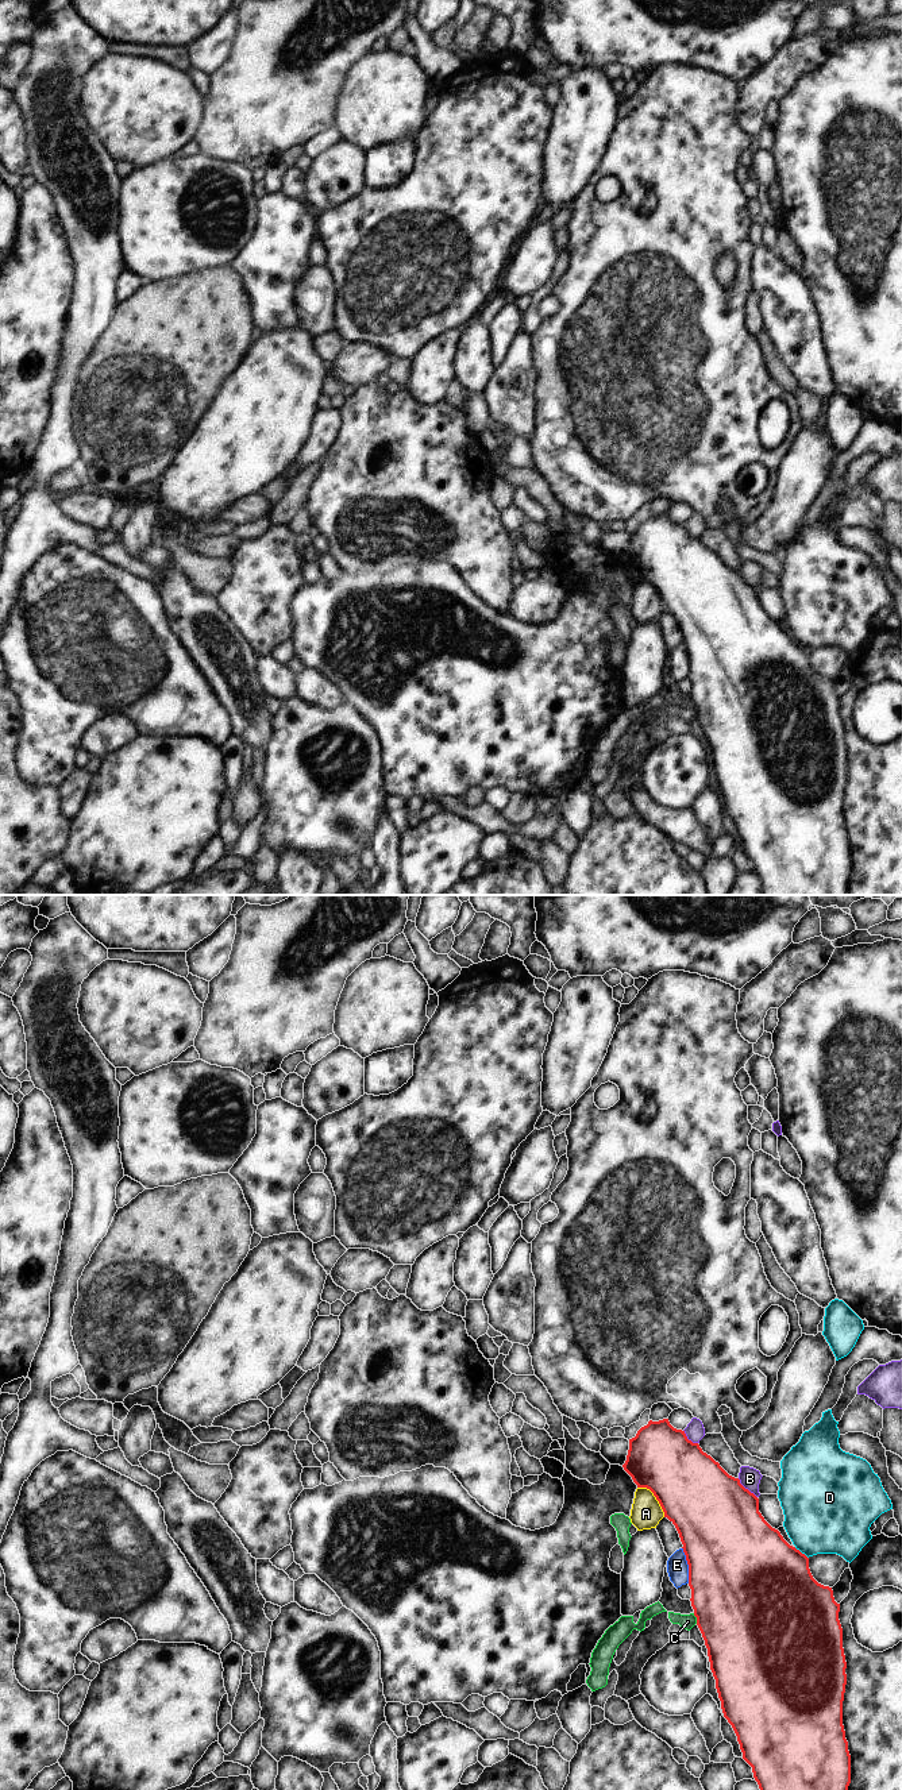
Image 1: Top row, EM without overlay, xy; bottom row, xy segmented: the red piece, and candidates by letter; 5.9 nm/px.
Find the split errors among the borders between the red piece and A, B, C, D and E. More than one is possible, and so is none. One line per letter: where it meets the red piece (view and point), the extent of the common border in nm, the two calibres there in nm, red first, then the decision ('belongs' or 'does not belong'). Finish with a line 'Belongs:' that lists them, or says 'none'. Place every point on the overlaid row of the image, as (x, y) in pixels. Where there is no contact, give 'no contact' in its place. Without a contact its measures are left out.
A: meets red in xy at (655, 1496); contact 240 nm long; 440 nm thick on the red side, 190 nm on the other; does not belong
B: meets red in xy at (747, 1489); contact 170 nm long; 500 nm thick on the red side, 120 nm on the other; does not belong
C: meets red in xy at (697, 1619); contact 70 nm long; 500 nm thick on the red side, 90 nm on the other; does not belong
D: meets red in xy at (800, 1551); contact 110 nm long; 500 nm thick on the red side, 440 nm on the other; does not belong
E: meets red in xy at (687, 1563); contact 220 nm long; 500 nm thick on the red side, 130 nm on the other; does not belong
Belongs: none

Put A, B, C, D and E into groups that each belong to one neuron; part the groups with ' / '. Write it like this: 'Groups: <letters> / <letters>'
Groups: A / B / C / D / E

